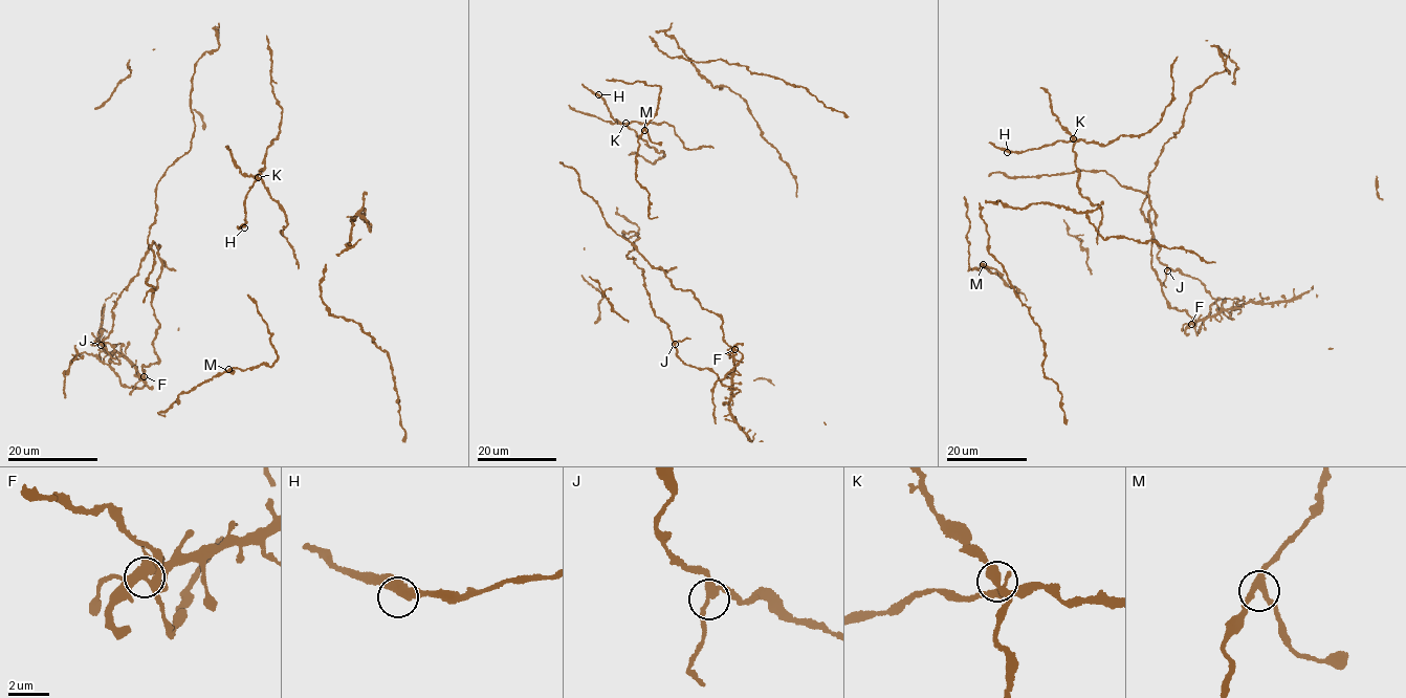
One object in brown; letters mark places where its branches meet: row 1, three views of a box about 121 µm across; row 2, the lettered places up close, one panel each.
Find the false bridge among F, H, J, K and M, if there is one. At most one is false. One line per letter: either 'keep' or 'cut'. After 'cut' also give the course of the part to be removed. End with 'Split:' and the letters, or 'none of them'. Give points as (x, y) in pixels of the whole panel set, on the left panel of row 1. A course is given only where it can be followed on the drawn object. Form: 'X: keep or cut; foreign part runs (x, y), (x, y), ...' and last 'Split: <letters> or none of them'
F: cut
H: keep
J: keep
K: keep
M: keep
Split: F

